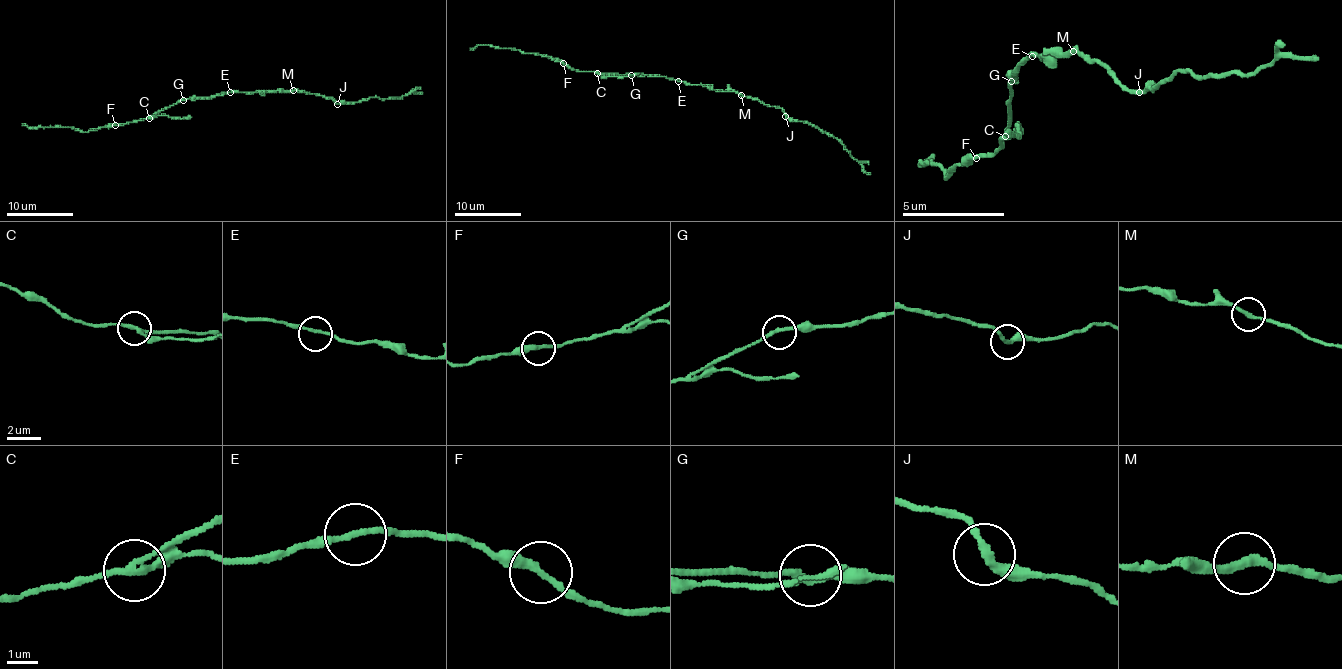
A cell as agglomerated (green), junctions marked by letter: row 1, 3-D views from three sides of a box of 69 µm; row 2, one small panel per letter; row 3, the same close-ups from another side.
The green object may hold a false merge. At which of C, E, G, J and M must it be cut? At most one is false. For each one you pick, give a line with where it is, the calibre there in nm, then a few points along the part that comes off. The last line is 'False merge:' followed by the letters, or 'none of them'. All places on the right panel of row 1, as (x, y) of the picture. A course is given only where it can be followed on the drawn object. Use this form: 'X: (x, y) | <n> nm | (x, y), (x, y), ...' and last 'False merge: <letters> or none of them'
C: (1005, 136) | 240 nm | (1006, 138), (1001, 148), (971, 158), (945, 178), (945, 173), (935, 163), (920, 163), (935, 153)
False merge: C

